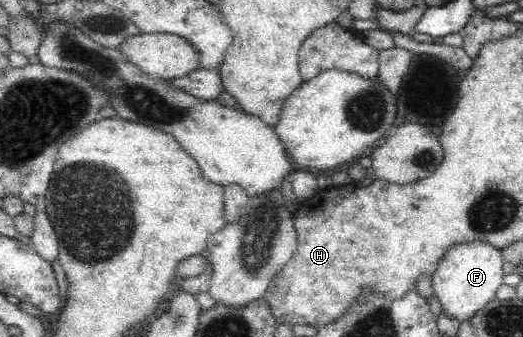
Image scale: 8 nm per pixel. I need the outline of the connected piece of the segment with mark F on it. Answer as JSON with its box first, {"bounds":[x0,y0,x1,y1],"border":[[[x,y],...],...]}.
{"bounds":[432,240,503,321],"border":[[[473,240],[472,243],[454,244],[444,253],[443,259],[436,267],[432,278],[432,291],[443,305],[447,313],[451,313],[459,321],[468,320],[473,313],[485,307],[489,301],[495,299],[495,293],[503,284],[502,251],[493,245]]]}

